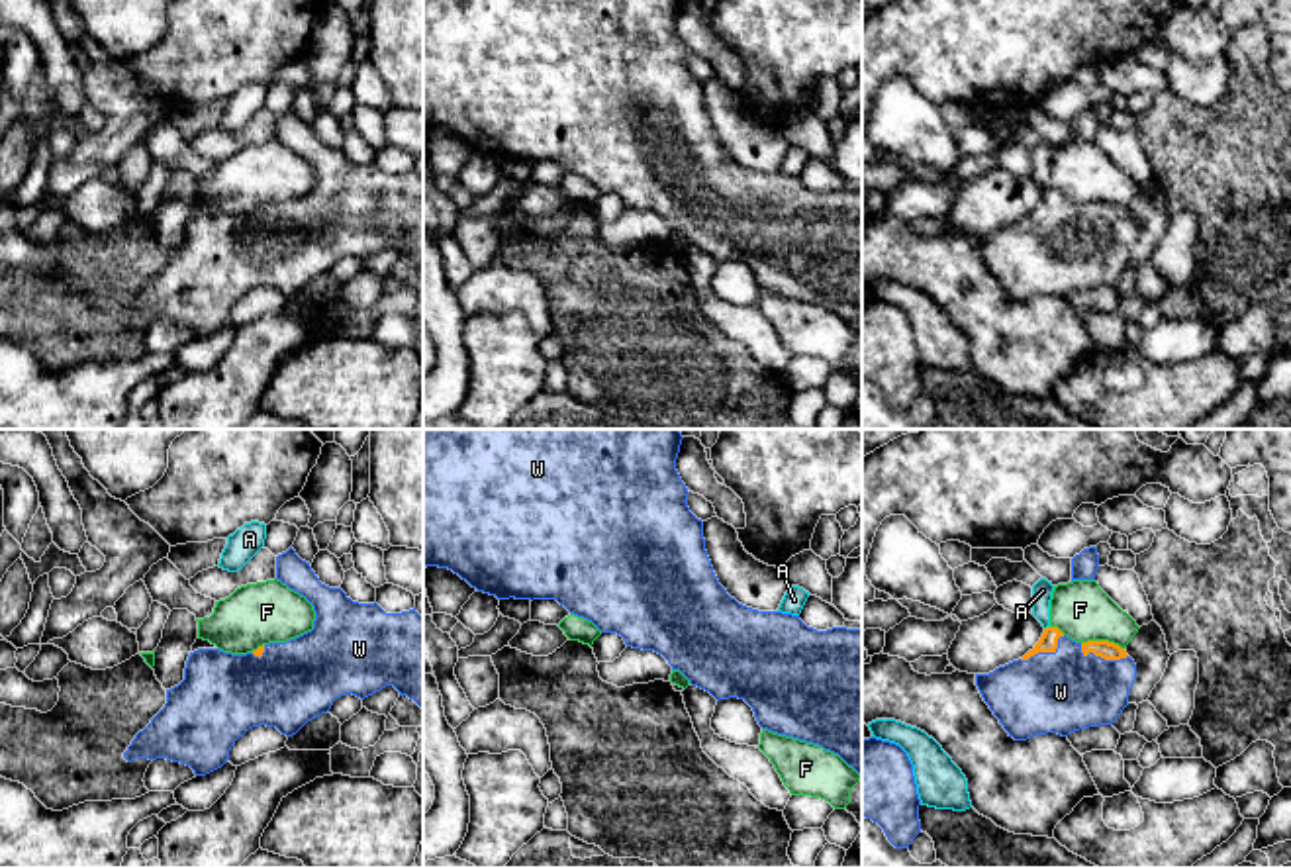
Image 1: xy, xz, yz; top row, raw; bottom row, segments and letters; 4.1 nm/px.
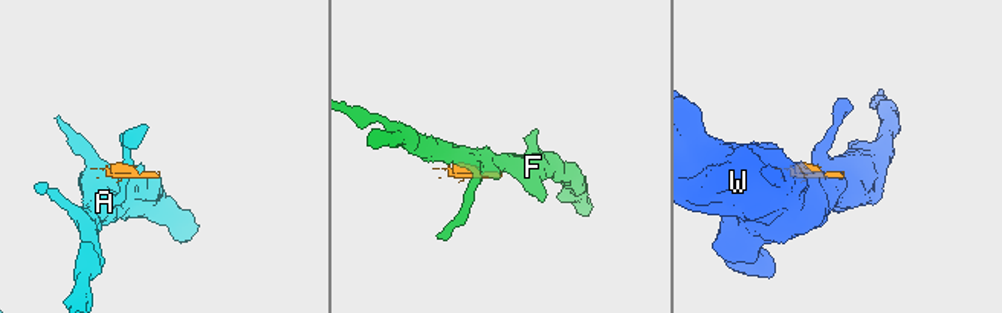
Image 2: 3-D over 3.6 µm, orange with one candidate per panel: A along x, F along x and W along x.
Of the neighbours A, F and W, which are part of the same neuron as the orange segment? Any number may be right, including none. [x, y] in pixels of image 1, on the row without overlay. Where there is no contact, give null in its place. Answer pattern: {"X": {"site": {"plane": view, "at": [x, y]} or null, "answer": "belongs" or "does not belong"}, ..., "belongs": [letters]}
{"A": {"site": {"plane": "yz", "at": [1047, 189]}, "answer": "does not belong"}, "F": {"site": {"plane": "yz", "at": [1103, 202]}, "answer": "does not belong"}, "W": {"site": {"plane": "yz", "at": [1101, 218]}, "answer": "belongs"}, "belongs": ["W"]}

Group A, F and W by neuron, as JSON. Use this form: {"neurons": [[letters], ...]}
{"neurons": [["A"], ["F"], ["W"]]}

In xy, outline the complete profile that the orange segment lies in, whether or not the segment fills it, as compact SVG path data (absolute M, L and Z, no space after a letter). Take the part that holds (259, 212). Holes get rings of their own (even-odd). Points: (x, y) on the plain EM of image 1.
M290 108L276 118L276 141L304 157L315 172L313 190L286 204L268 204L247 216L231 216L219 210L198 210L190 214L184 241L167 251L165 268L151 284L135 296L123 319L167 319L186 325L196 337L206 337L229 321L229 312L249 290L266 286L282 296L296 296L308 282L327 274L333 263L353 255L360 261L394 247L400 257L407 257L423 270L423 178L413 170L386 174L376 163L353 163L341 149L319 143L310 123L302 121Z

